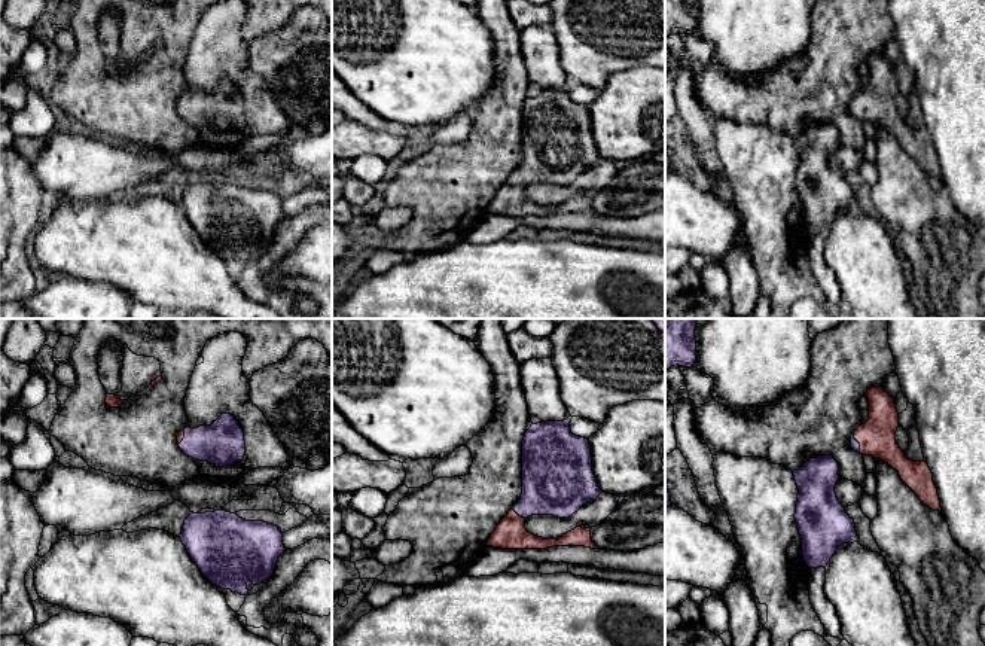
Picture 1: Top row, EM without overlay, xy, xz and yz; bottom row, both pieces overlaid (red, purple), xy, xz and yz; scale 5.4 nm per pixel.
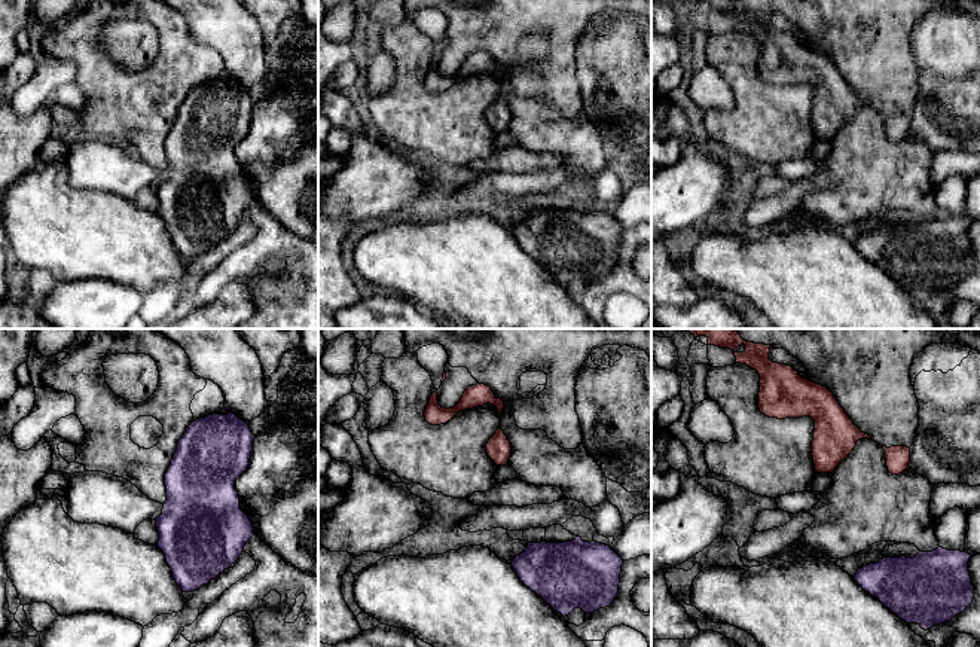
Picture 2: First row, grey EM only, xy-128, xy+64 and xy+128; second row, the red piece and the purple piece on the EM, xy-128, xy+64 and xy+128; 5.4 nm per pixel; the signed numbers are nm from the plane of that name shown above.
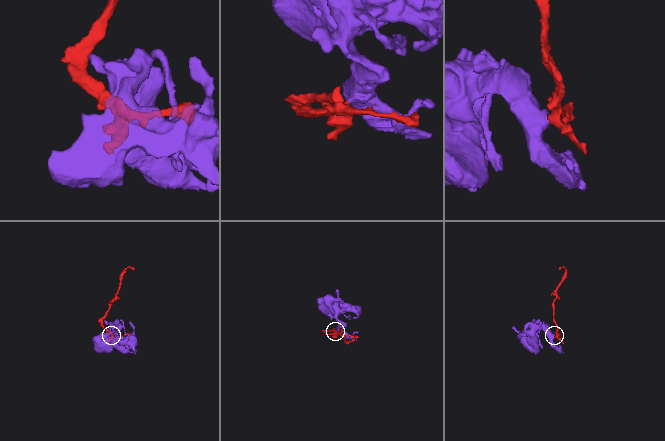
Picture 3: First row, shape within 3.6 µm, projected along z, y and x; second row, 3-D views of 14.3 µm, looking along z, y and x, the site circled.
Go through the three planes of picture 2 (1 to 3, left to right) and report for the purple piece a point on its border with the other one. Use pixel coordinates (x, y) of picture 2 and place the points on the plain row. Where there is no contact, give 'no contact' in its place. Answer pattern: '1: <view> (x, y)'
1: no contact
2: no contact
3: no contact

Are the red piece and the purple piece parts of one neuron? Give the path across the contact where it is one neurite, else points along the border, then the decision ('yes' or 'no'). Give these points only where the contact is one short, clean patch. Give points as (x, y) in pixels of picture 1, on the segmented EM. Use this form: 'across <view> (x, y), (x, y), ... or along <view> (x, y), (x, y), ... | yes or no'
across xz (511, 533), (511, 527), (518, 515), (552, 484) | yes

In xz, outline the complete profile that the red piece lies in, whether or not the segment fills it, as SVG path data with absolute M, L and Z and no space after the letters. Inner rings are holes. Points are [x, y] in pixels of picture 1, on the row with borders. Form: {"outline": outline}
{"outline": "M571 415L564 421L531 424L522 441L522 494L518 503L500 521L487 546L501 549L546 549L554 546L585 546L598 549L591 528L576 527L558 539L542 539L527 531L525 519L531 515L568 518L583 505L595 500L603 491L592 470L589 441L570 430Z"}

